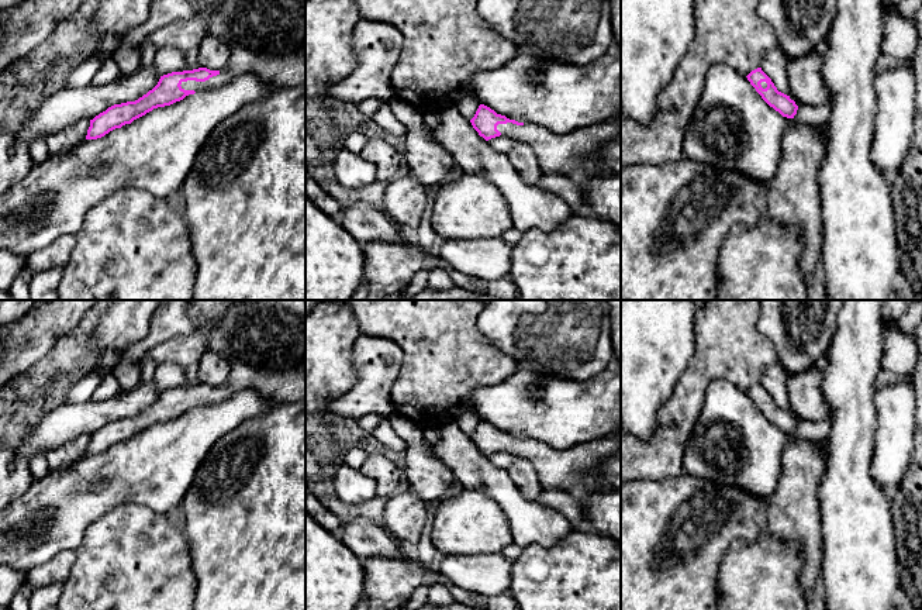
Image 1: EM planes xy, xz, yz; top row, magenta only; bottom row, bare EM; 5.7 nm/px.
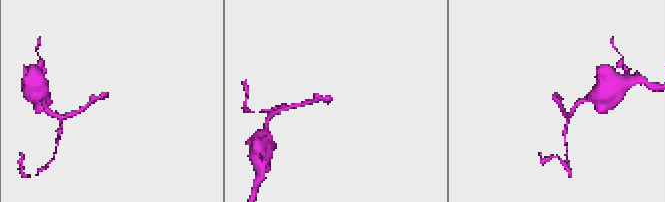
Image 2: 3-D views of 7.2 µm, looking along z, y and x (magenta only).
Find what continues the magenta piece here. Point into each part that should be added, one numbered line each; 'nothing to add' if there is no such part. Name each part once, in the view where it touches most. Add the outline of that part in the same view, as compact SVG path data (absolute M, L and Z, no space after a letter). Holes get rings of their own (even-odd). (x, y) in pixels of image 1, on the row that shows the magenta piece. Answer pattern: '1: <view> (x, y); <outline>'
1: xy (265, 37); M222 0L211 14L206 34L229 48L229 59L217 76L206 82L182 82L182 89L221 87L244 73L253 73L277 89L305 85L305 0Z

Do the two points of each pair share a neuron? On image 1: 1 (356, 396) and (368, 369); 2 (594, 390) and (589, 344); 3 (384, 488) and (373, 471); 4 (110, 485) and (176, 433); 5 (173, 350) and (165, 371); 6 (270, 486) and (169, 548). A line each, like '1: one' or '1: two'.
1: one
2: two
3: one
4: one
5: two
6: two

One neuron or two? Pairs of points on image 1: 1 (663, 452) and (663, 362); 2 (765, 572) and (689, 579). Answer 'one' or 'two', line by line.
1: two
2: two

